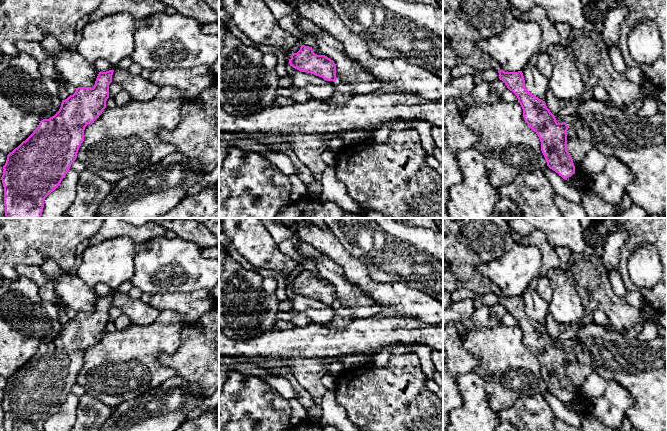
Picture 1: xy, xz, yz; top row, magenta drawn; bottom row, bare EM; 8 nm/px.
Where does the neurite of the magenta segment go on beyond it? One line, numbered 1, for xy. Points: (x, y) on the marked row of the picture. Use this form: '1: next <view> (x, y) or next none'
1: next none

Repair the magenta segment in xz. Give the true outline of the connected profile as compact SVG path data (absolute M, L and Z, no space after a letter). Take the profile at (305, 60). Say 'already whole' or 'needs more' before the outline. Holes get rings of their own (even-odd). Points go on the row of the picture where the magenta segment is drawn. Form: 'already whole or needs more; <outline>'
already whole; M302 45L297 53L289 59L290 66L302 71L322 77L327 81L336 81L336 65L325 55L317 55L312 47Z

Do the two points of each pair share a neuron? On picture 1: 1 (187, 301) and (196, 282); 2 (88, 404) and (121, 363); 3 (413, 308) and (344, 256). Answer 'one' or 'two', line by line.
1: two
2: two
3: one

